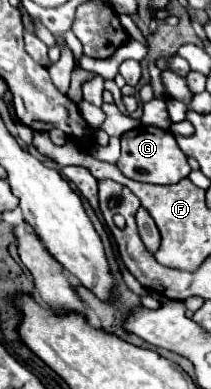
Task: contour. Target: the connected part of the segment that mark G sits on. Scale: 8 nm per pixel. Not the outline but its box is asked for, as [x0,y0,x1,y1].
[117,125,191,185]

